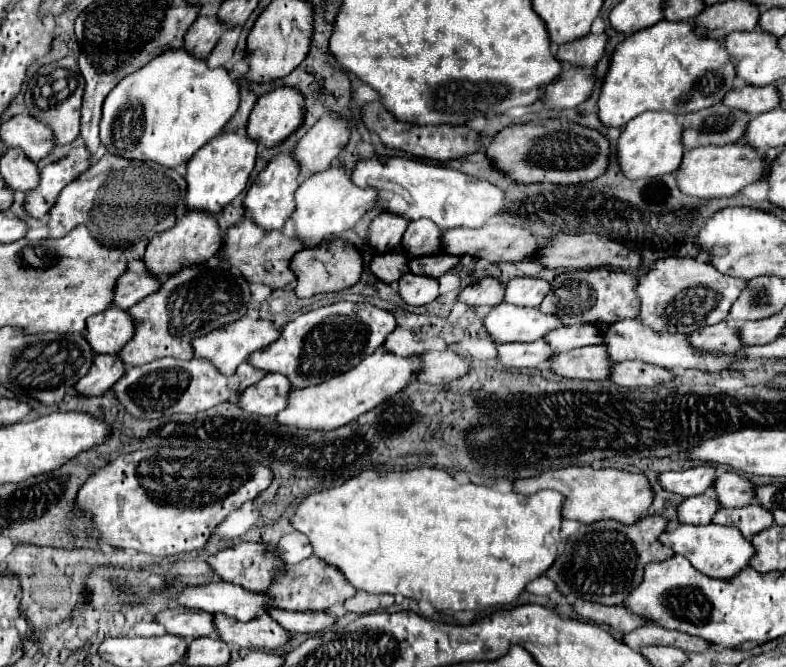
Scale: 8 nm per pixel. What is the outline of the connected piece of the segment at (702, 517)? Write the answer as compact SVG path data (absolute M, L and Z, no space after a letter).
M702 494L702 496L686 498L678 506L678 516L680 516L680 522L684 522L684 524L710 524L712 516L718 510L720 510L718 500L714 496Z

